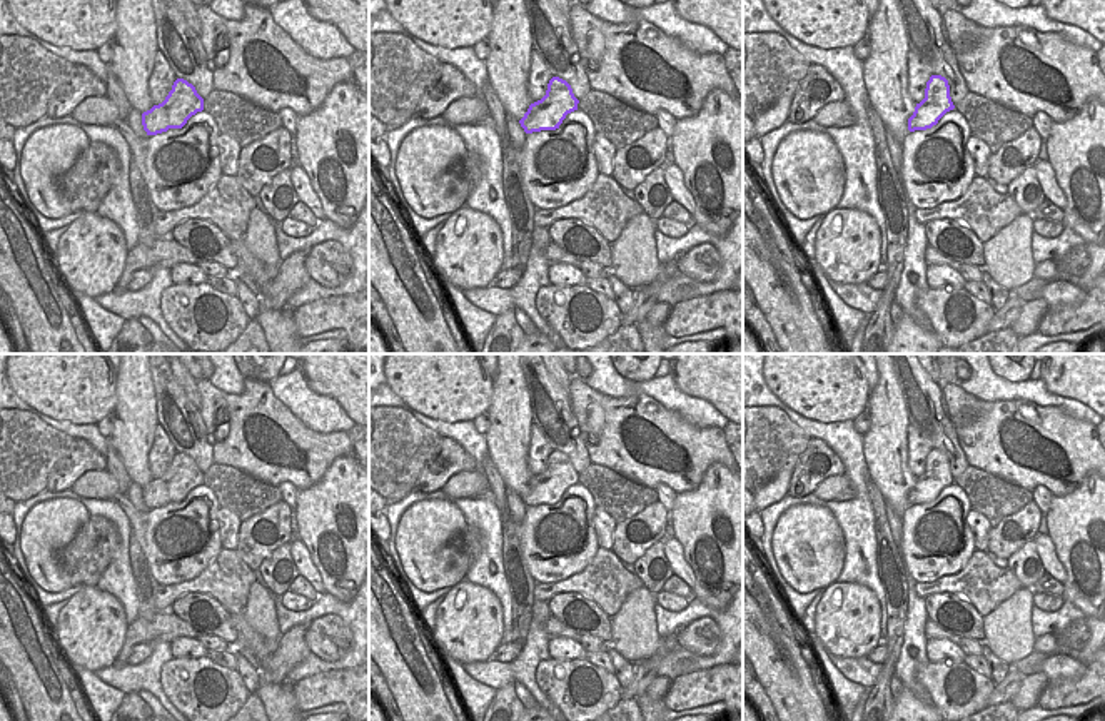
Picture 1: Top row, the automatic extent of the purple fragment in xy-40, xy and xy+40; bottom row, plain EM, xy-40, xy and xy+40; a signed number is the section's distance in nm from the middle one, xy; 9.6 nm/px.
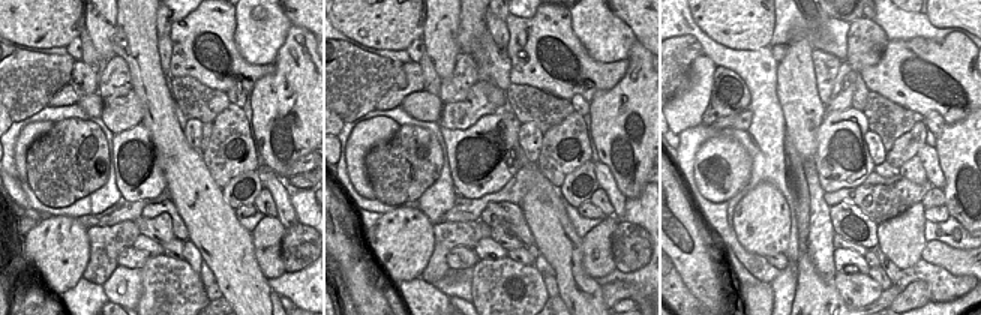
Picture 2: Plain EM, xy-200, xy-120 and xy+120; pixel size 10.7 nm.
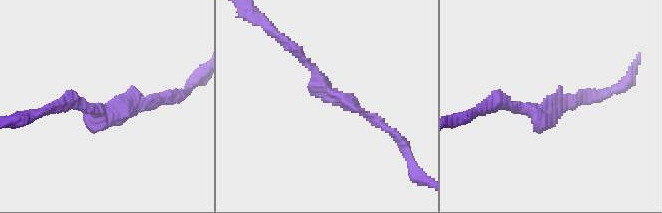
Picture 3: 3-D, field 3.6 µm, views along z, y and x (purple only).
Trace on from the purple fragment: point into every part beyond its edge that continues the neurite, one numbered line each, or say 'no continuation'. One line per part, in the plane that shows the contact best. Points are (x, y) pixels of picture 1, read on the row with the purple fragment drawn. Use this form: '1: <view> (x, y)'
no continuation

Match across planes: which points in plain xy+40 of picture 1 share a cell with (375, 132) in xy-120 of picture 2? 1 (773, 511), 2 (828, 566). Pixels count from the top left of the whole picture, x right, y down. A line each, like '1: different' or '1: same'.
1: different
2: same

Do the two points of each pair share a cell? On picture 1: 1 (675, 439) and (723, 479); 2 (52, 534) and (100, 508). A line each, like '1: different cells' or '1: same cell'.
1: different cells
2: different cells

